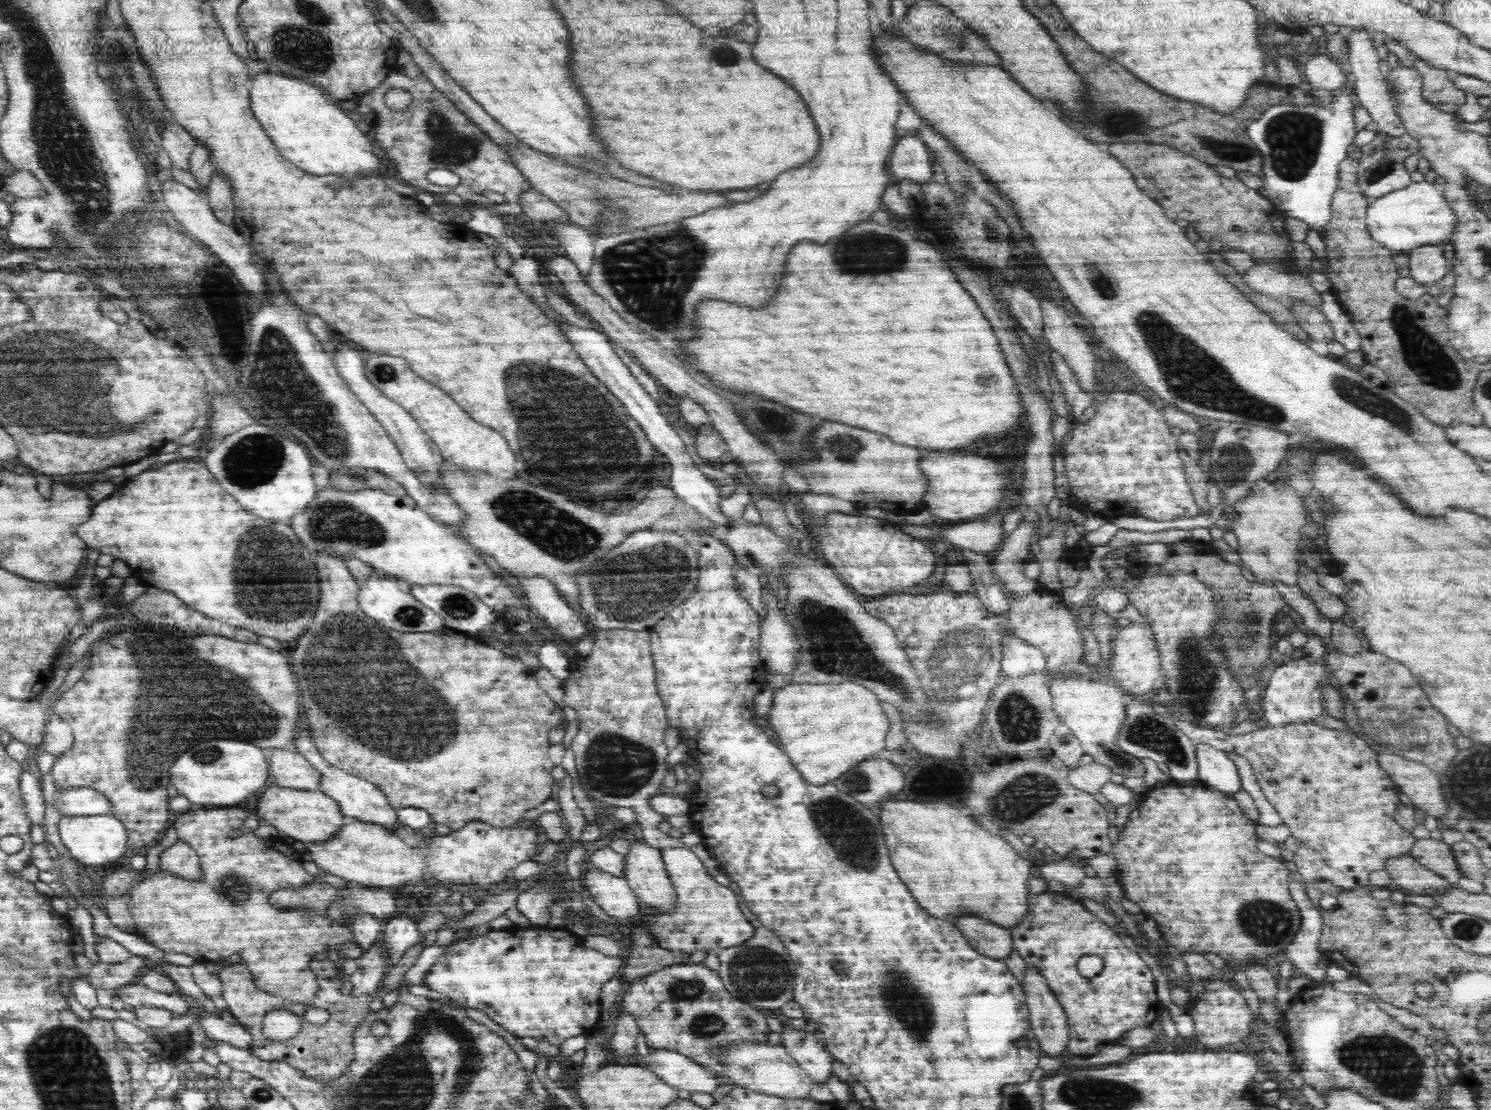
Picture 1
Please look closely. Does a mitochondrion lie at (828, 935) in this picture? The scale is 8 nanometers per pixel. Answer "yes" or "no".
no

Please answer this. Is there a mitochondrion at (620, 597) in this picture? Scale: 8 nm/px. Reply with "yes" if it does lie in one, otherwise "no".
yes

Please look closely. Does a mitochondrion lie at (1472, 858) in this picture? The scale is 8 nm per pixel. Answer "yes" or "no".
no

